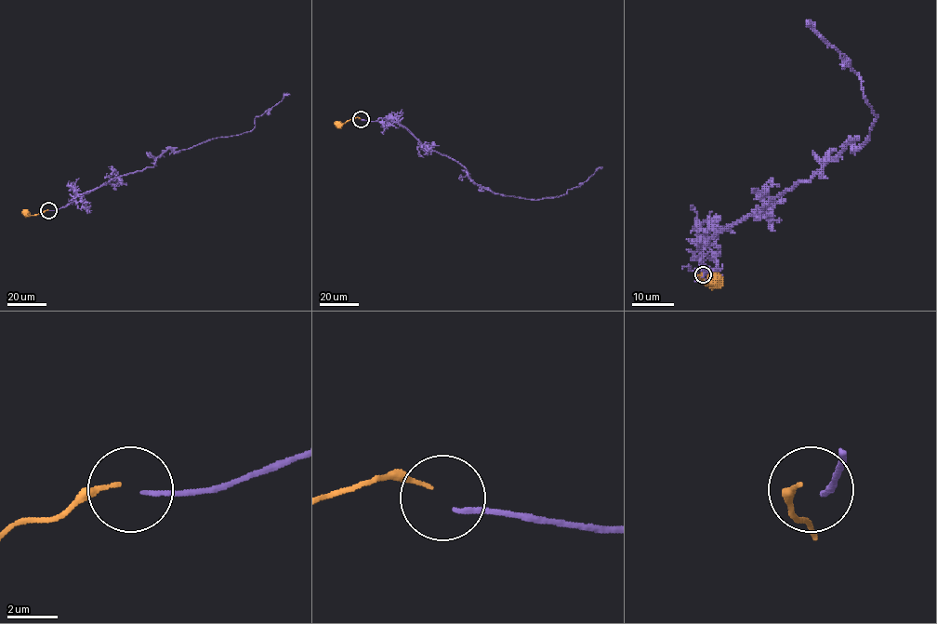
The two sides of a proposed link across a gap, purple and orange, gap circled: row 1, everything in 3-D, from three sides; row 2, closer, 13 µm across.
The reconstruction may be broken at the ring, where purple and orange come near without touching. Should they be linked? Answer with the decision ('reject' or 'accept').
reject

